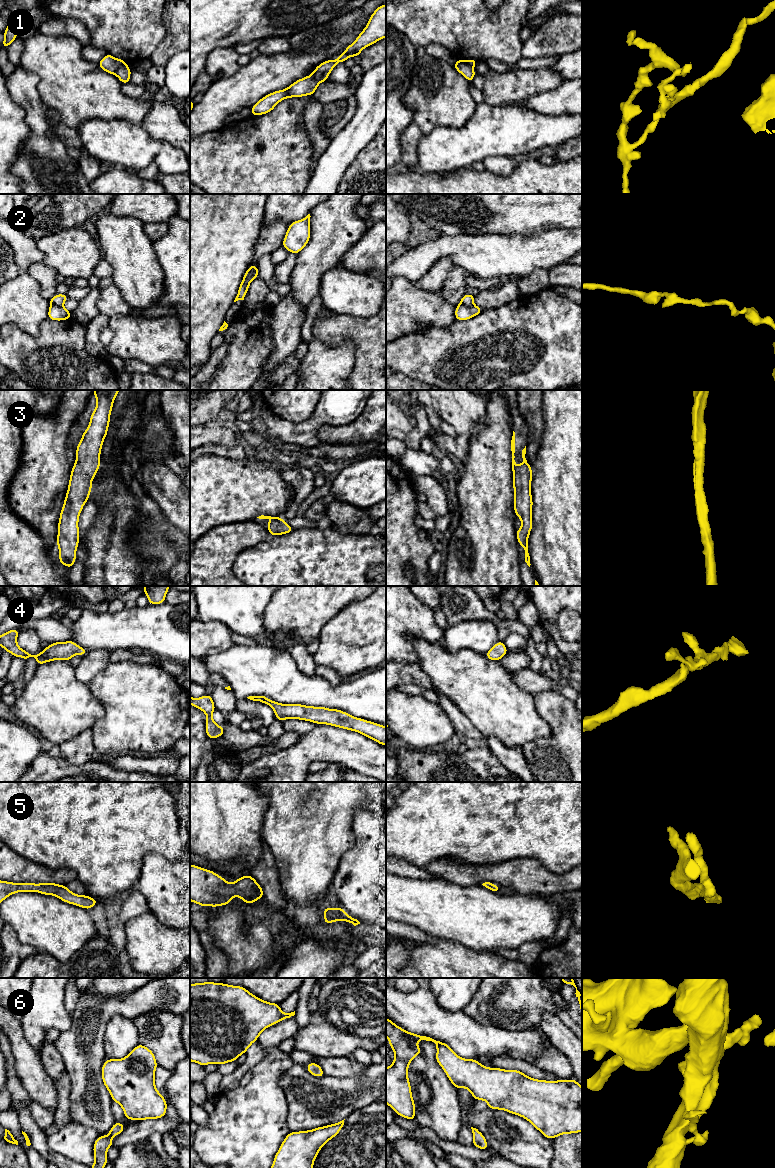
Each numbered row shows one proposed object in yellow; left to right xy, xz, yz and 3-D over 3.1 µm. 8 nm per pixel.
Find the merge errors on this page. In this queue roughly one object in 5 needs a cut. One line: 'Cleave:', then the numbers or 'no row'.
Cleave: 1, 2

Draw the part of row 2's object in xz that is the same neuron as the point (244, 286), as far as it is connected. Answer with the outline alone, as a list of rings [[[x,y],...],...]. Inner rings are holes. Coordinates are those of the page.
[[[255,264],[255,265],[250,265],[249,269],[245,272],[244,277],[243,277],[243,279],[242,279],[242,282],[241,282],[241,284],[240,284],[240,286],[239,286],[239,290],[238,290],[238,293],[237,293],[237,296],[236,296],[235,300],[234,300],[234,302],[236,302],[236,301],[238,301],[238,300],[244,300],[244,298],[245,298],[245,296],[246,296],[246,294],[247,294],[247,291],[248,291],[248,289],[249,289],[250,282],[251,282],[251,281],[246,282],[246,281],[245,281],[245,277],[246,277],[250,272],[252,272],[255,267],[257,267],[256,264]]]

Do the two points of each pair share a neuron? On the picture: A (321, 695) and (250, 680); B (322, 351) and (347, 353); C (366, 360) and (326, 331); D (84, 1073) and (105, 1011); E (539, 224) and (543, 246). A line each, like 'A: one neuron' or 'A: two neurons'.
A: one neuron
B: one neuron
C: one neuron
D: one neuron
E: two neurons

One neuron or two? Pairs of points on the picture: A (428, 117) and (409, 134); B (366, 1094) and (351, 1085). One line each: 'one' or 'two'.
A: two
B: one

